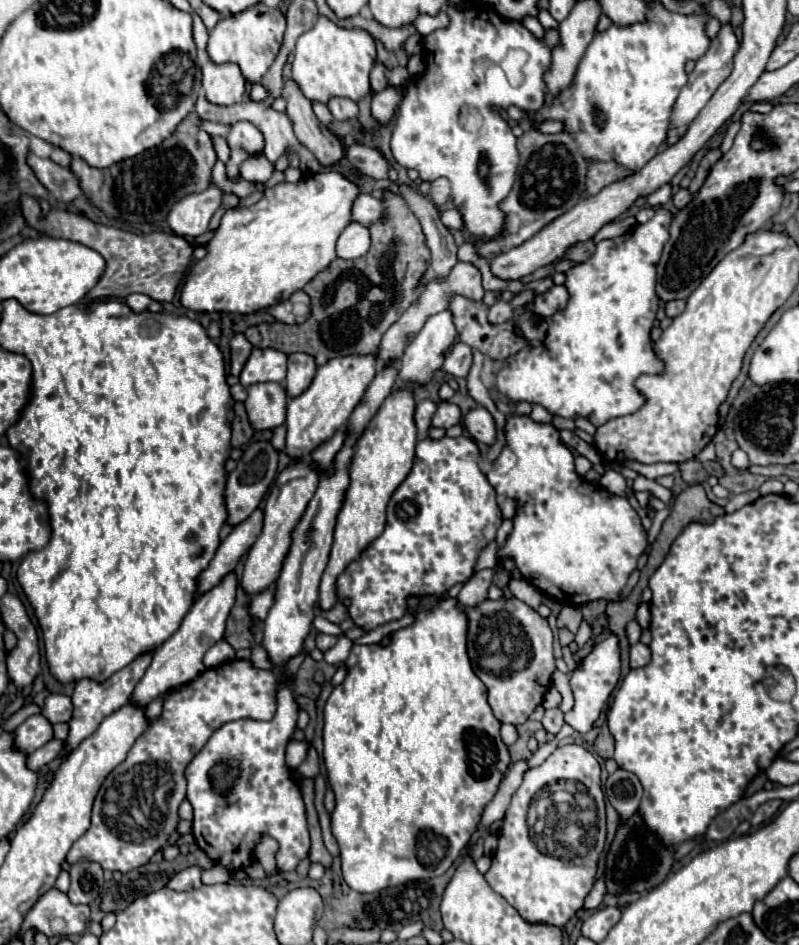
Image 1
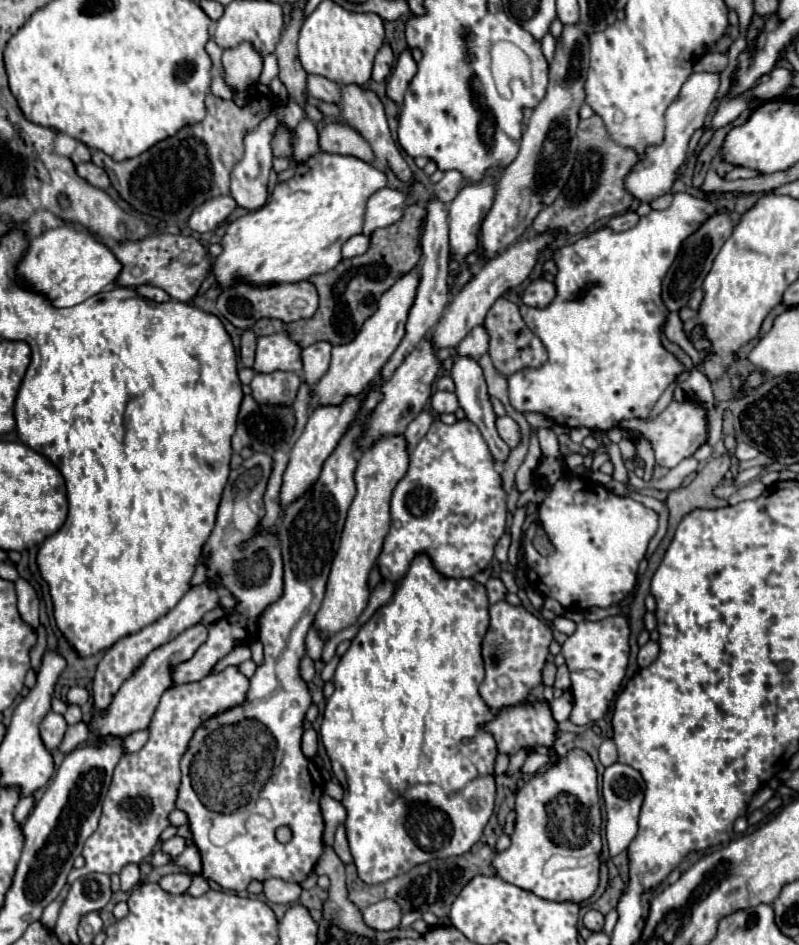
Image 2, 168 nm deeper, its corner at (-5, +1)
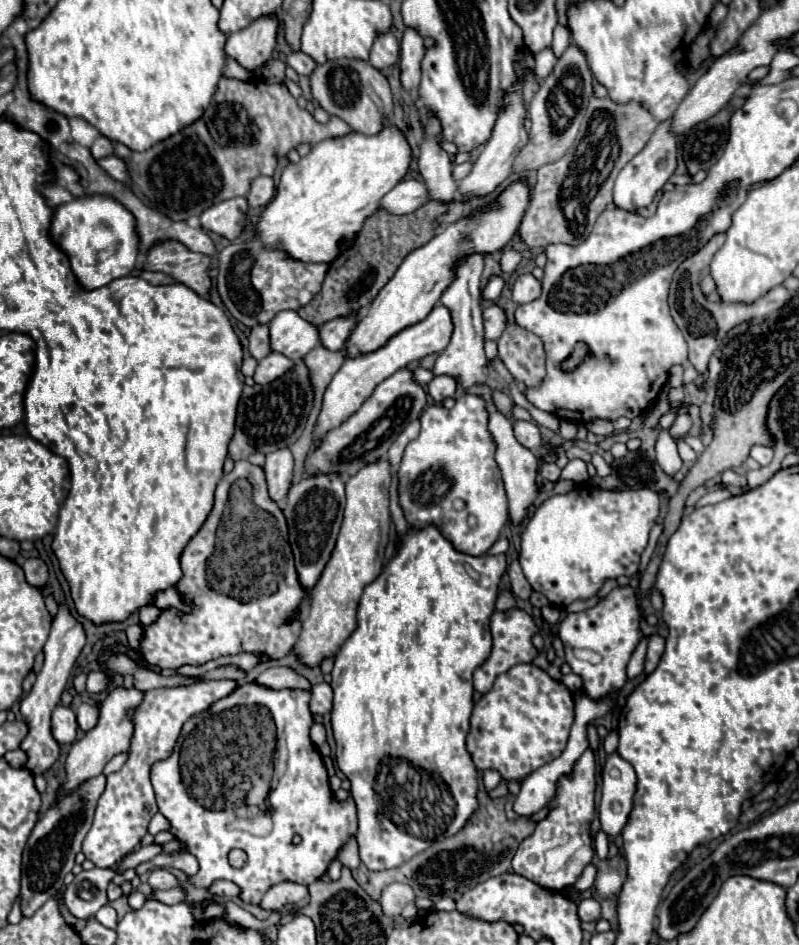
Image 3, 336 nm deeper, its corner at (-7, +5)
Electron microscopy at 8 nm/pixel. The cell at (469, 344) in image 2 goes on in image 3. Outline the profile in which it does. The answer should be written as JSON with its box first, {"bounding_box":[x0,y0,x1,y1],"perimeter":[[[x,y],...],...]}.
{"bounding_box":[483,304,505,340],"perimeter":[[[491,304],[483,310],[483,324],[485,324],[485,340],[497,340],[505,328],[505,312]]]}

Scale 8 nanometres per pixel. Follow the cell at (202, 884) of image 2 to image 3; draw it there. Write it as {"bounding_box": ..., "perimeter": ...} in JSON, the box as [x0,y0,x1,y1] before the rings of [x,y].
{"bounding_box":[153,886,185,904],"perimeter":[[[177,886],[171,890],[157,890],[153,896],[157,896],[157,900],[161,900],[163,904],[177,904],[177,902],[185,900],[185,890],[181,886]]]}

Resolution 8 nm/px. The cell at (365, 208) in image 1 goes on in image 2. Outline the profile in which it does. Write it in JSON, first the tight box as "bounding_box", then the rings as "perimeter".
{"bounding_box":[363,188,407,236],"perimeter":[[[383,188],[375,192],[369,202],[367,202],[367,212],[365,212],[365,226],[363,234],[369,236],[375,228],[391,226],[403,216],[403,210],[407,206],[407,194],[393,190],[393,188]]]}

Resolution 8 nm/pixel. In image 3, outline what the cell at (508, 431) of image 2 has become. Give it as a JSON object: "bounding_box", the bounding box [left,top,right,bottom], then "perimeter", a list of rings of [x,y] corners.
{"bounding_box":[513,420,543,450],"perimeter":[[[515,420],[513,422],[513,432],[515,438],[529,450],[535,450],[543,444],[541,436],[539,436],[539,428],[533,422],[523,422],[523,420]]]}

